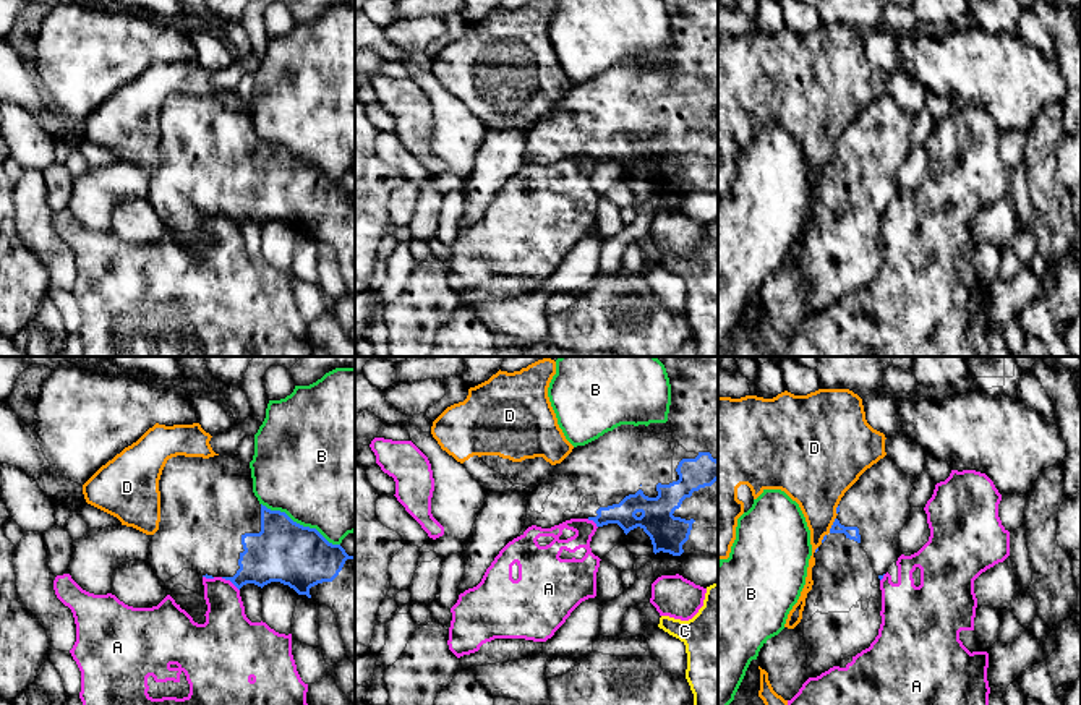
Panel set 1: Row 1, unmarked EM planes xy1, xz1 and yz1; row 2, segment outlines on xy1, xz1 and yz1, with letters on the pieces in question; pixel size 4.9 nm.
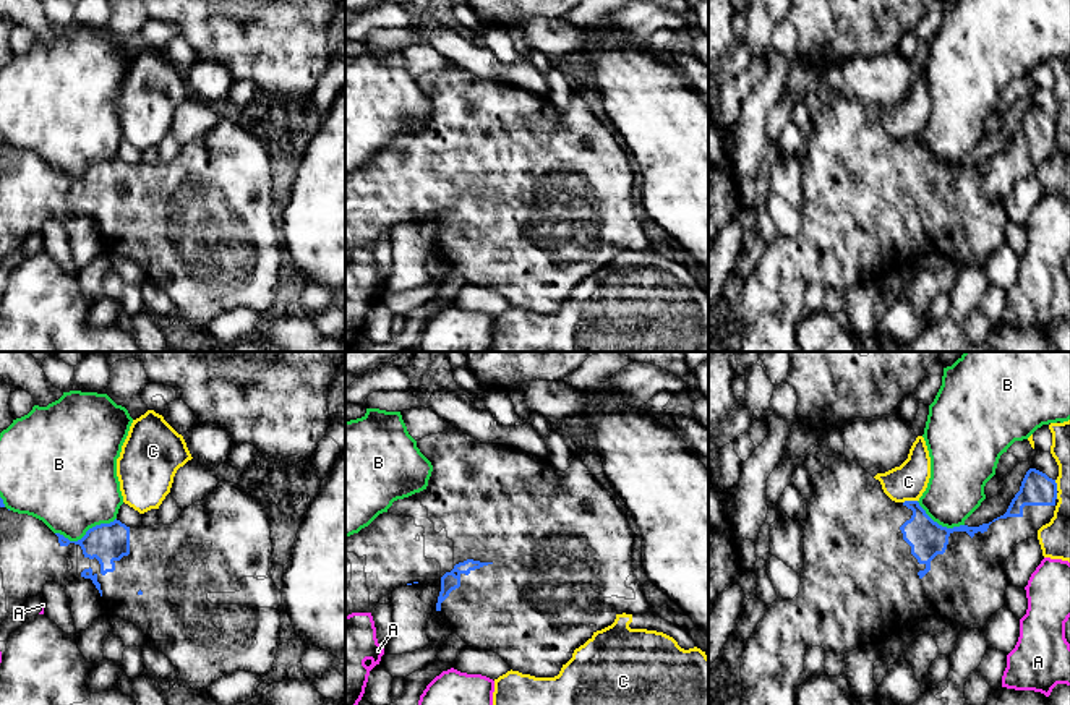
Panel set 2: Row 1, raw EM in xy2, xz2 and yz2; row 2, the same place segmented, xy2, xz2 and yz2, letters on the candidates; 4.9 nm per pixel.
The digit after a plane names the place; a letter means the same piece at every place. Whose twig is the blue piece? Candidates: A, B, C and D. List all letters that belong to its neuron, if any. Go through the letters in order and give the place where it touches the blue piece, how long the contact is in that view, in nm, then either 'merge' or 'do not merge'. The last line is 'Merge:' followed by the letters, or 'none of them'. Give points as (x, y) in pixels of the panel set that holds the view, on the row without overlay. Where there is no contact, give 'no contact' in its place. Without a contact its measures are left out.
A: contact xy1 (230, 217); length 120 nm; do not merge
B: contact xy1 (299, 161); length 440 nm; do not merge
C: contact yz2 (910, 138); length 70 nm; do not merge
D: contact yz1 (832, 162); length 90 nm; do not merge
Merge: none of them

